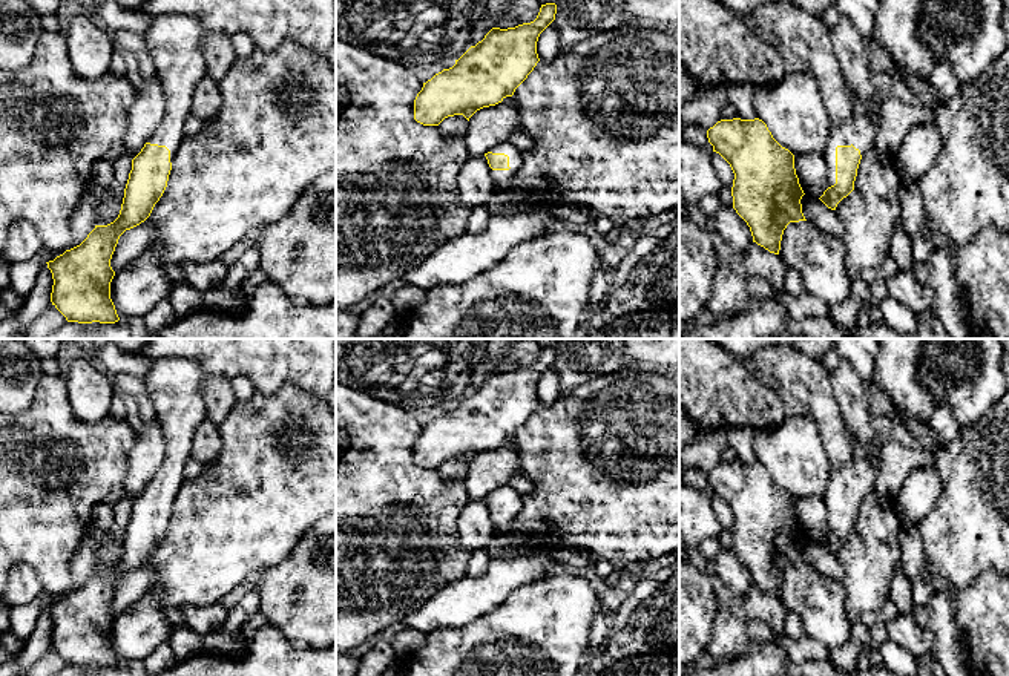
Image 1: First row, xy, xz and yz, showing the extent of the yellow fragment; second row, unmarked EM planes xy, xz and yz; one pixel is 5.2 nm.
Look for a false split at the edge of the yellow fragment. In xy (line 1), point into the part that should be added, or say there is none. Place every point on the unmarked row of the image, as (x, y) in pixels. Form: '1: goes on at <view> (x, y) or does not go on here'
1: goes on at xy (175, 387)

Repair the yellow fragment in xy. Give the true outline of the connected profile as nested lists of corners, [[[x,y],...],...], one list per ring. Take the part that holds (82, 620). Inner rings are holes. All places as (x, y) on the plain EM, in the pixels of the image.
[[[184,357],[158,360],[144,376],[146,391],[164,434],[164,460],[132,503],[118,561],[107,569],[95,569],[80,589],[46,605],[54,622],[51,645],[67,665],[120,664],[110,642],[115,619],[110,602],[120,579],[150,560],[167,530],[173,501],[186,481],[192,437],[207,418],[207,379],[201,363]]]

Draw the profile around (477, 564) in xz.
[[[478,549],[471,552],[471,556],[468,560],[466,576],[475,578],[483,575],[488,570],[489,563],[491,563],[491,555],[488,549]]]

